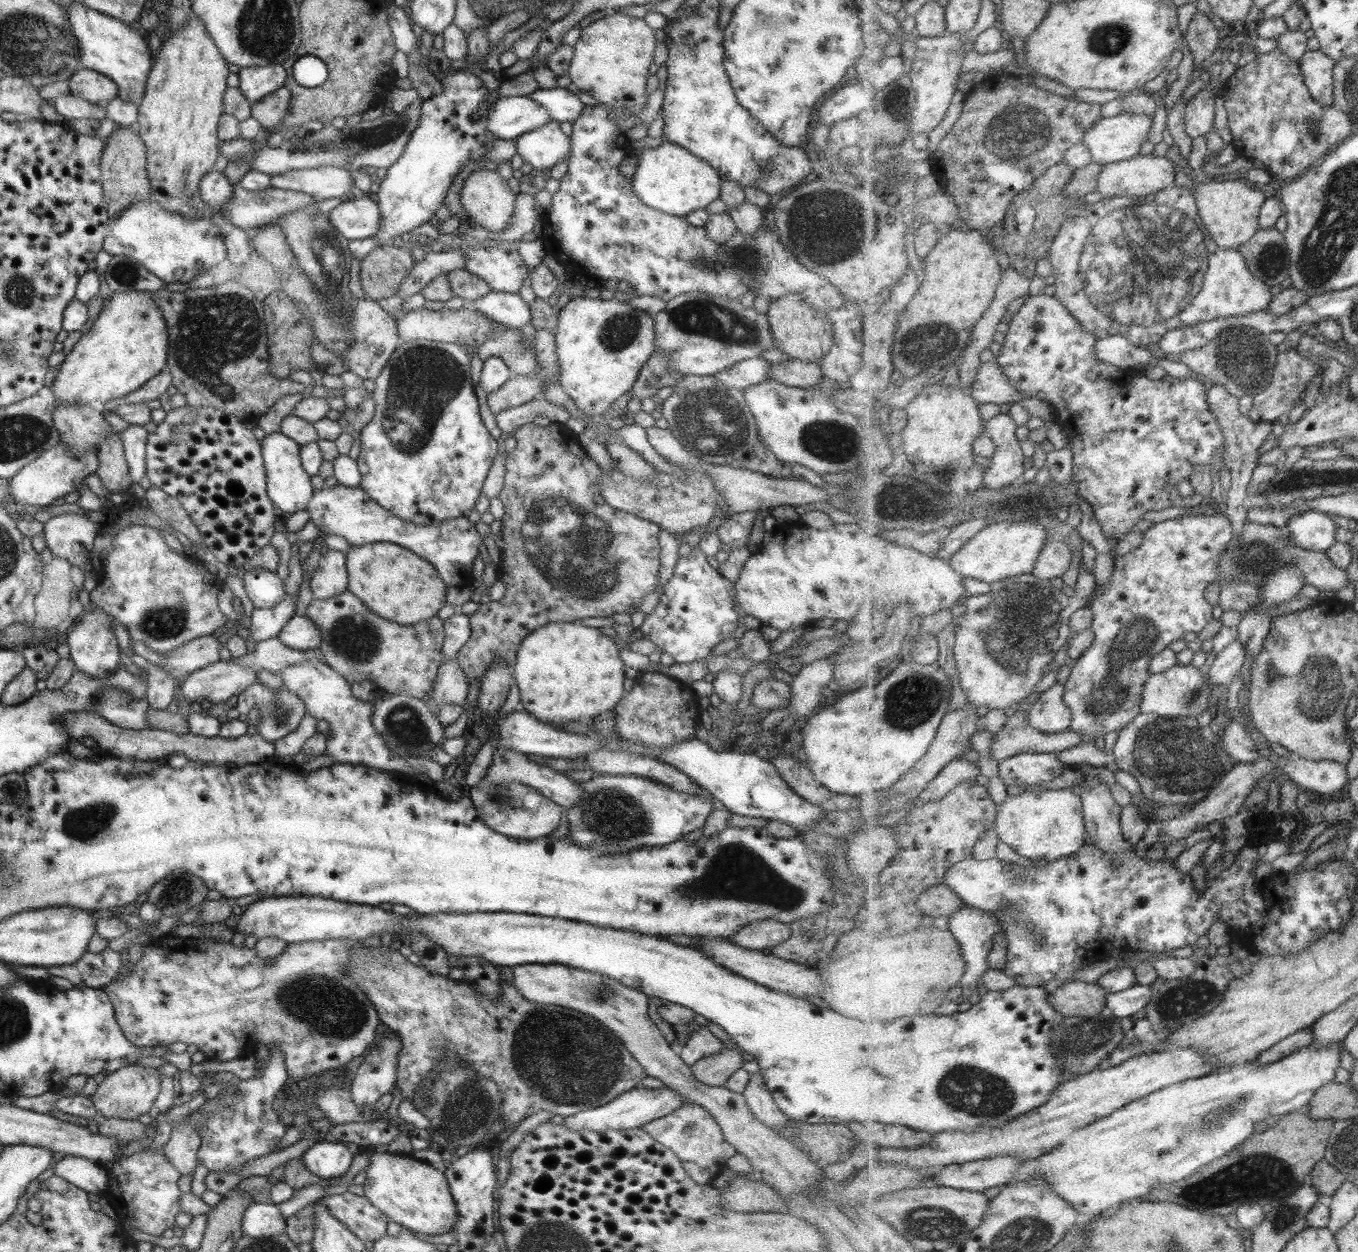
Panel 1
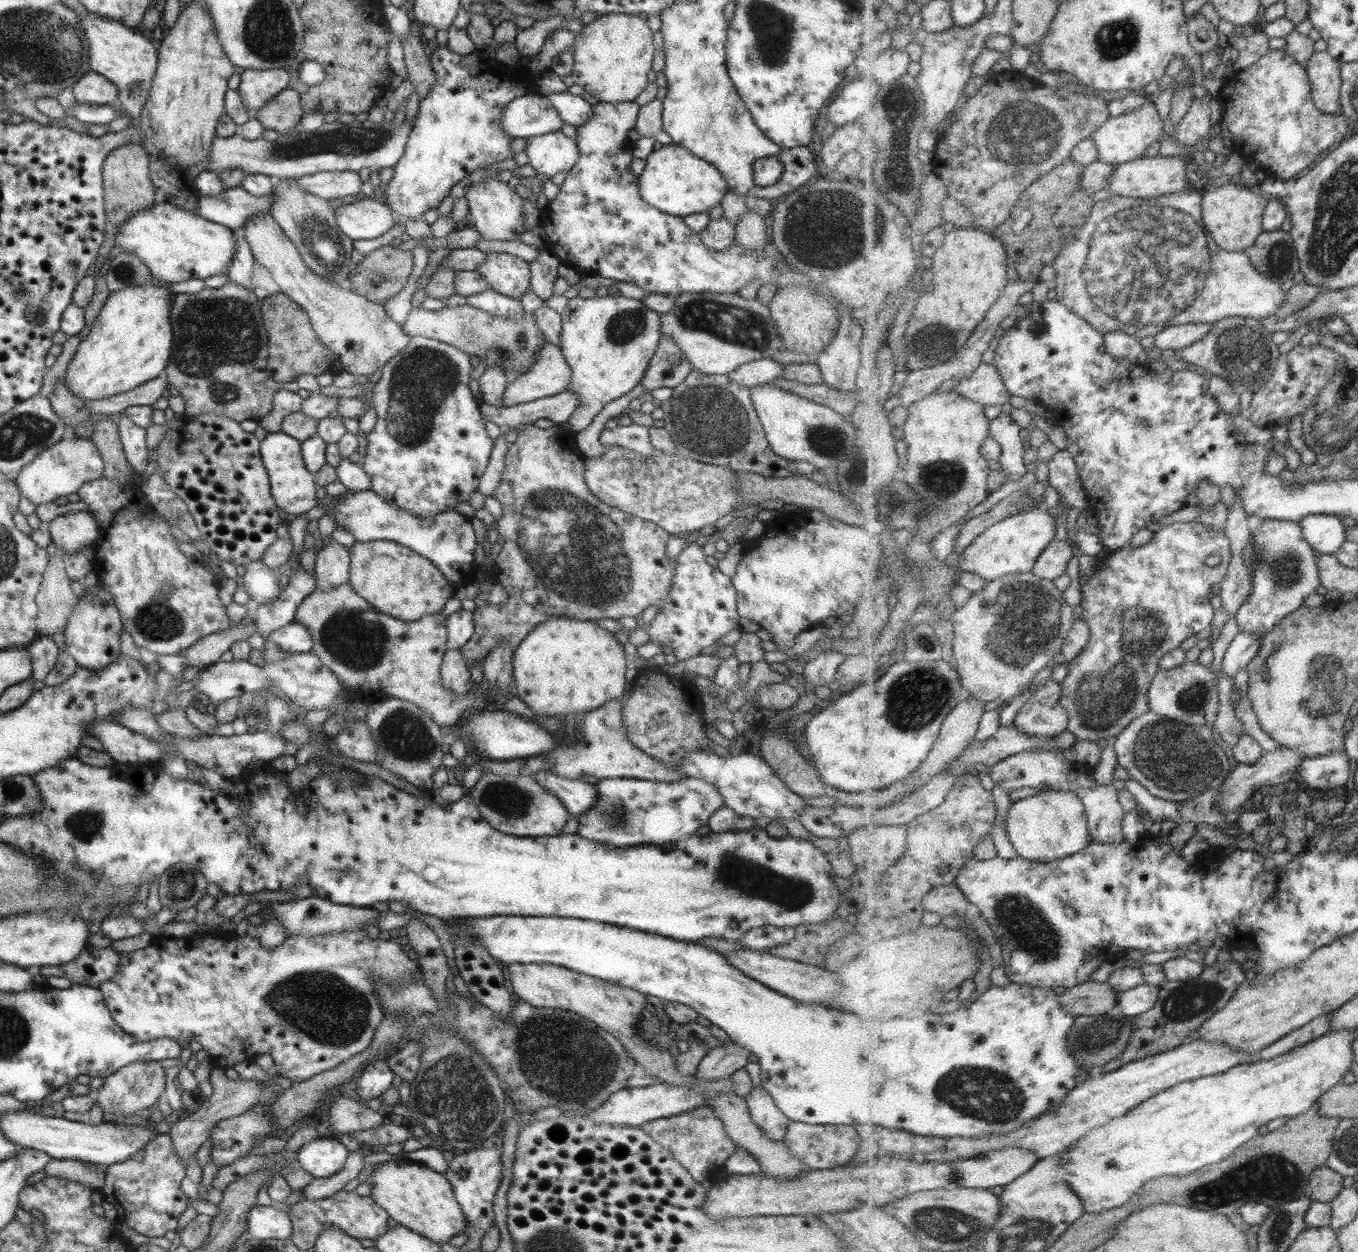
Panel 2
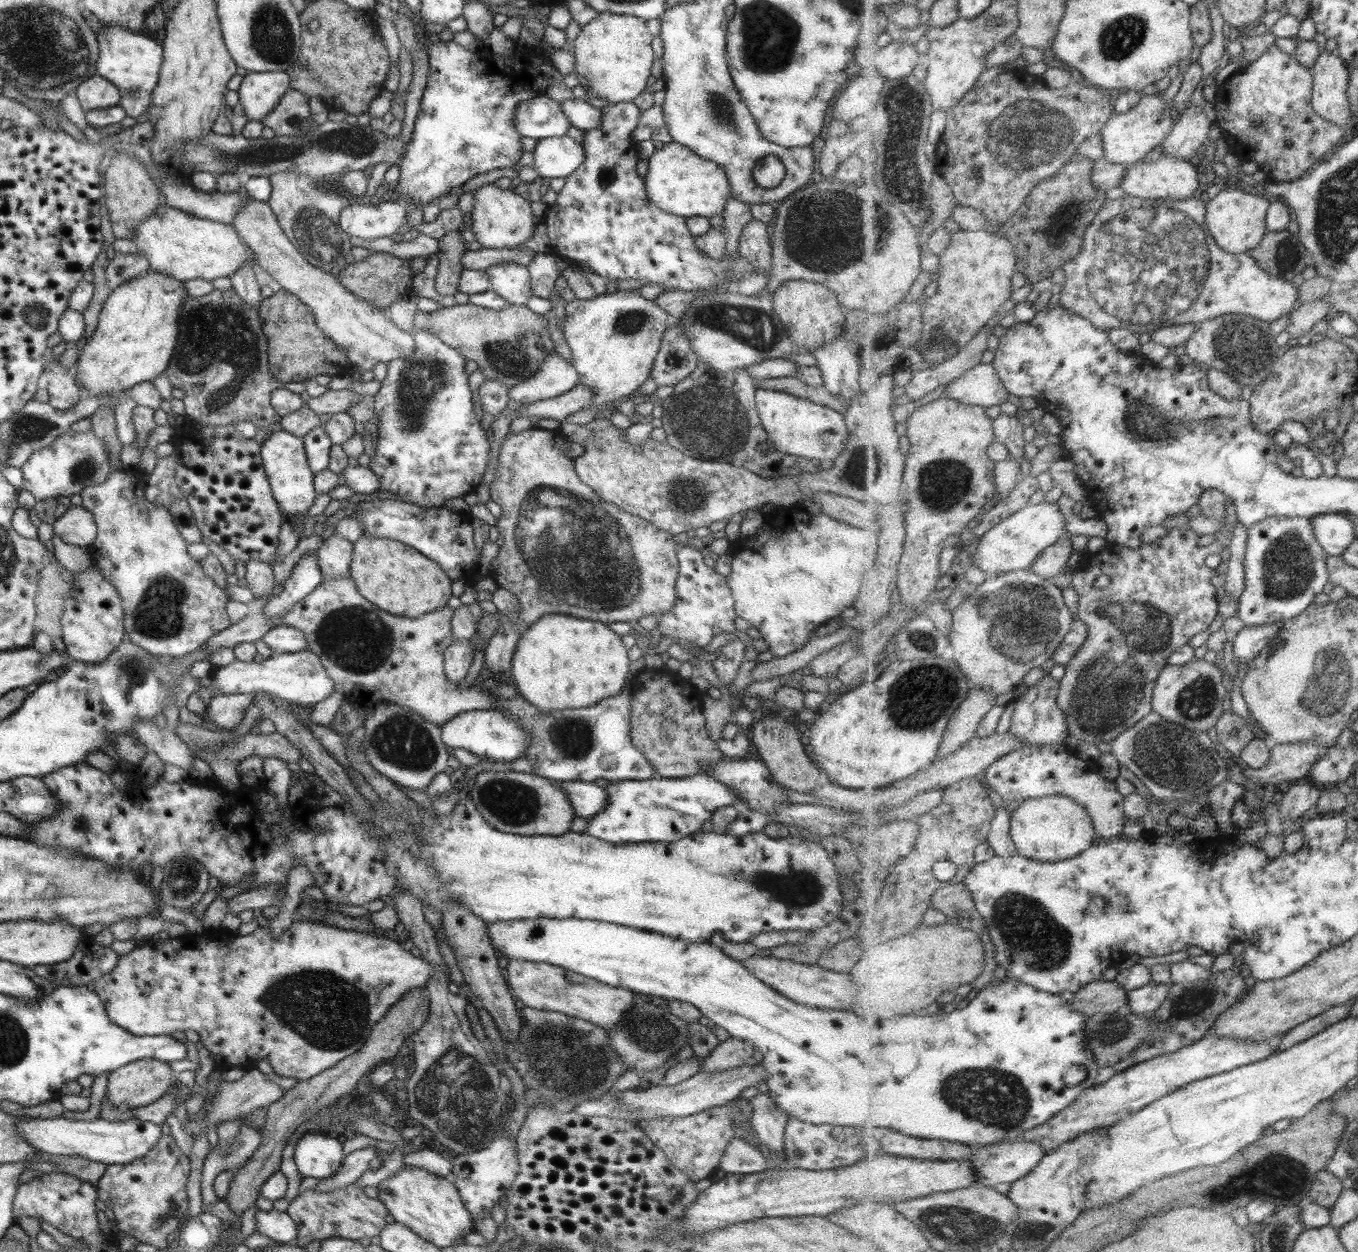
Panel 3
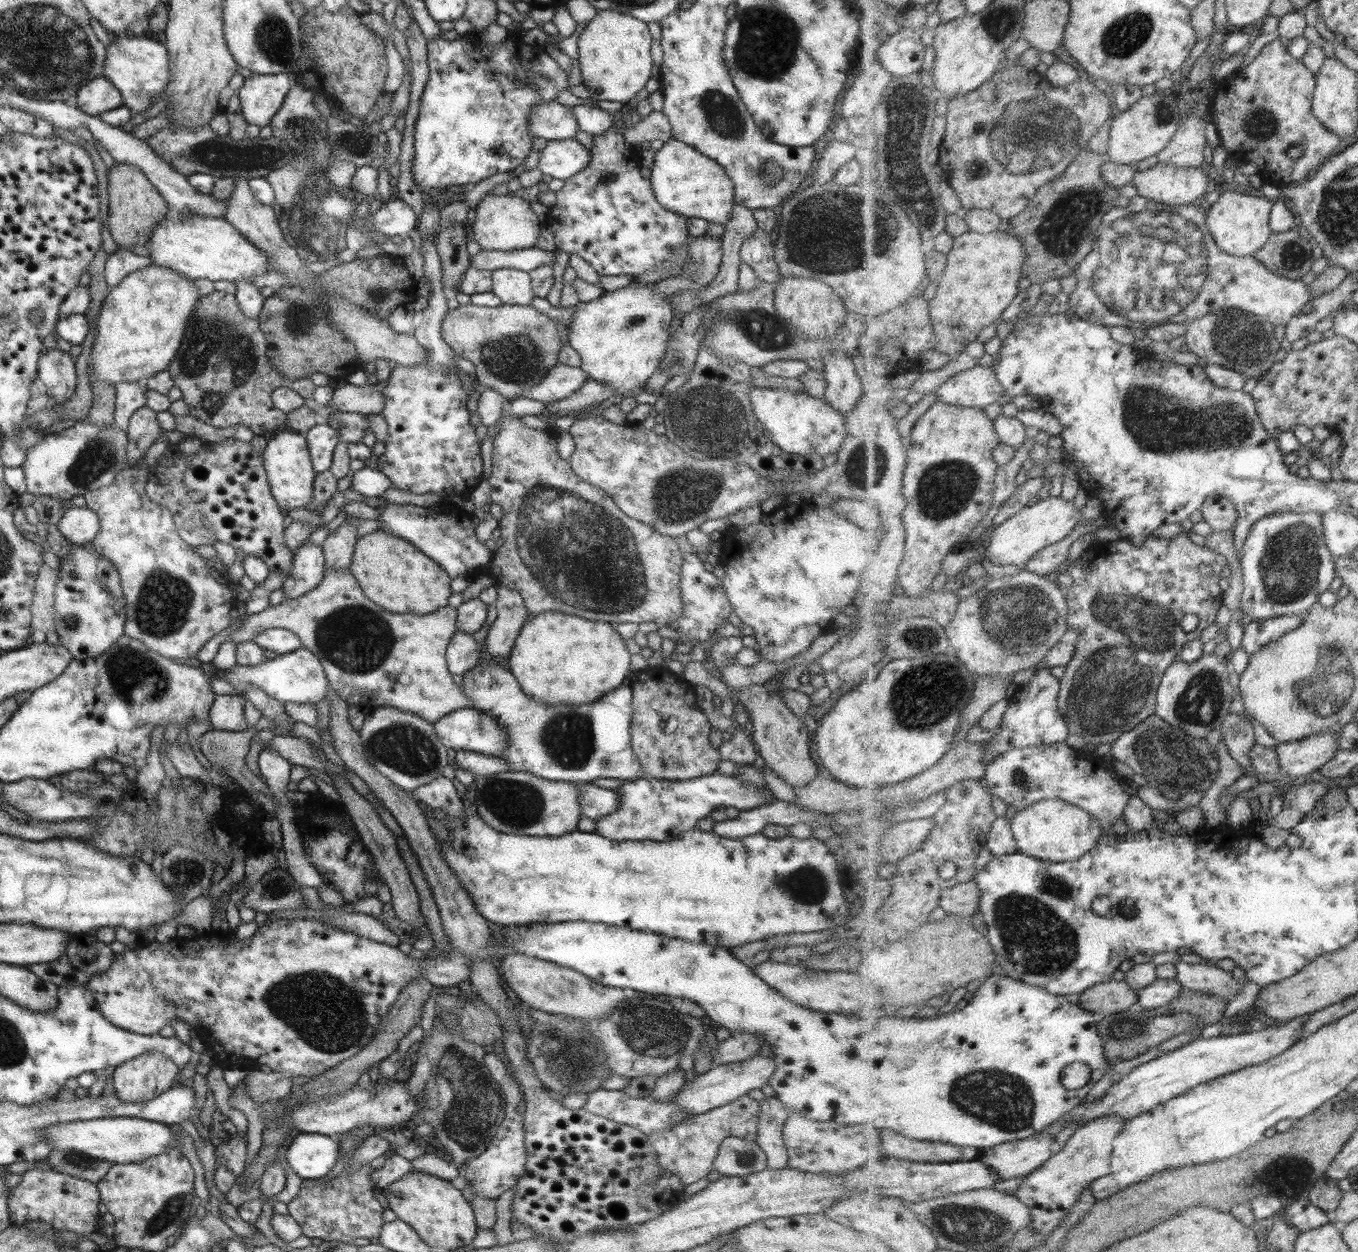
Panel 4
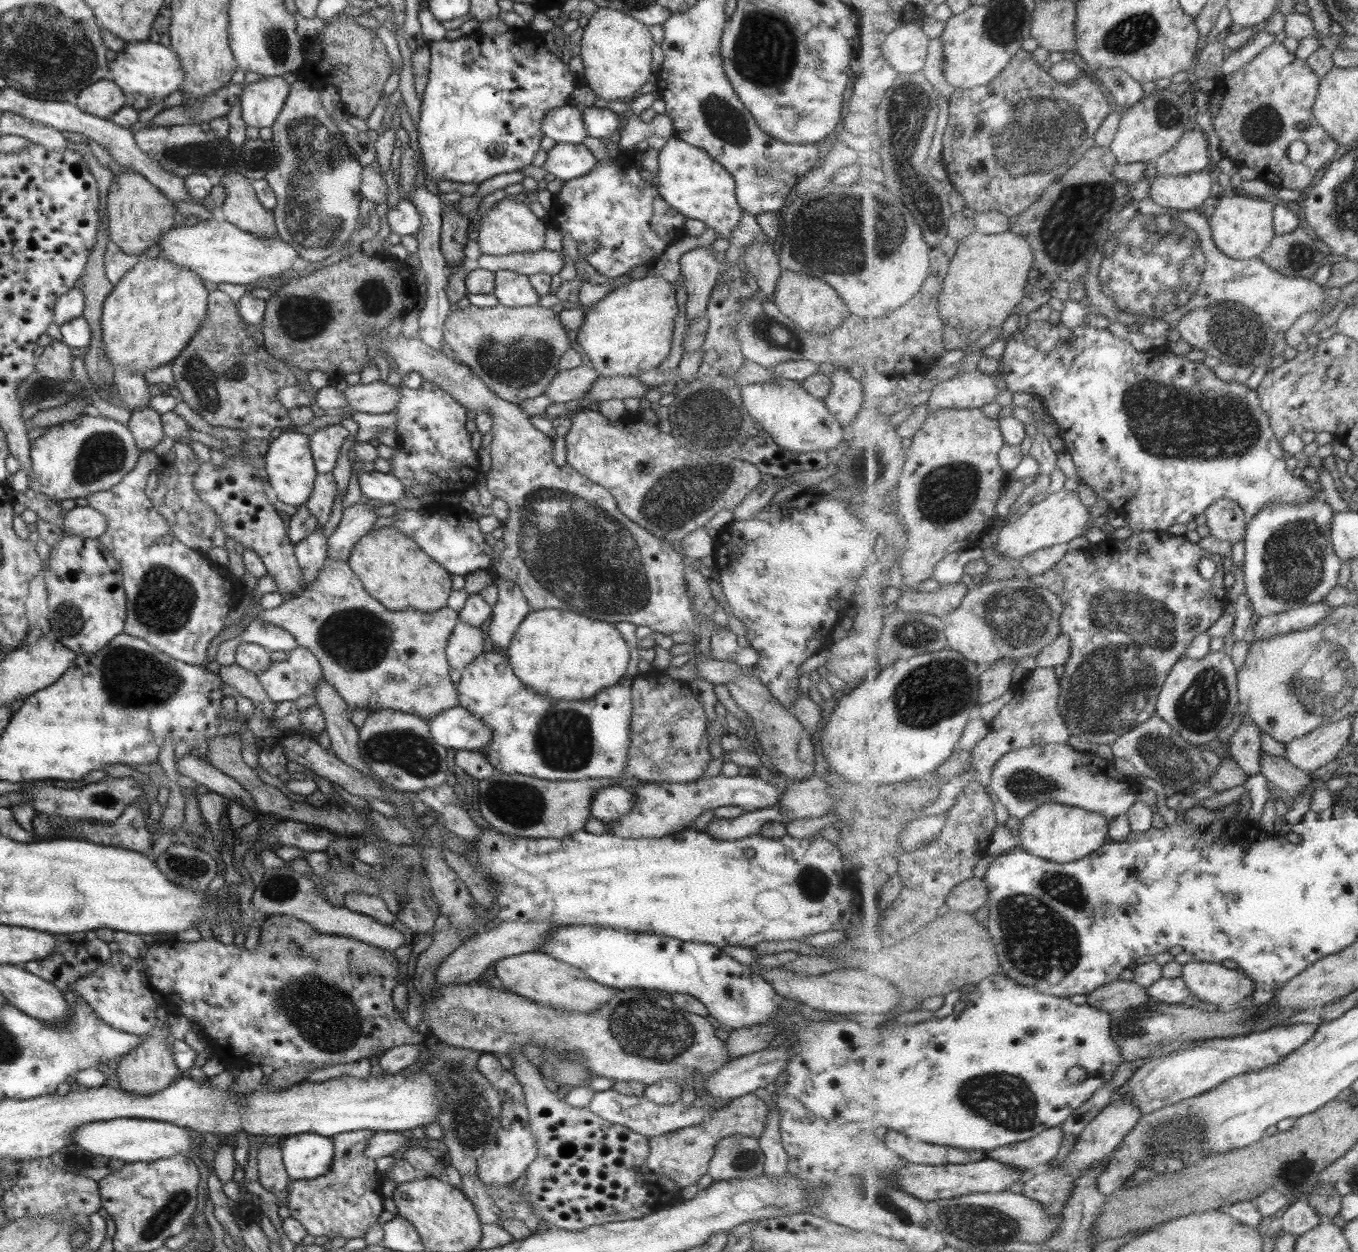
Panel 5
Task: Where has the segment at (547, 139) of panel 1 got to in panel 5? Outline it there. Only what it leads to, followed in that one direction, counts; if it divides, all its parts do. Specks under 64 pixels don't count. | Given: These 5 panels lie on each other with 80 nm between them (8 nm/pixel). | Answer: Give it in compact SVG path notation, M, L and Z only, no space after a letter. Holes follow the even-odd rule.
M557 143L546 152L542 167L547 174L566 181L583 176L594 167L596 161L582 143Z

